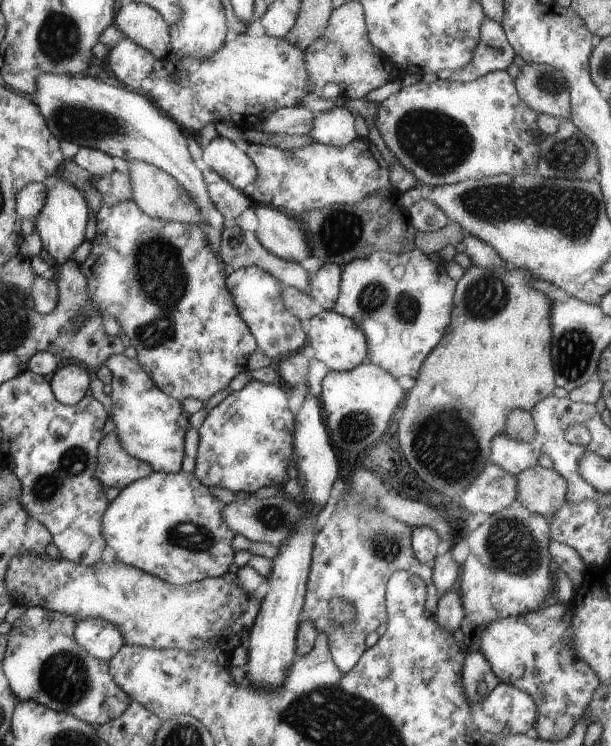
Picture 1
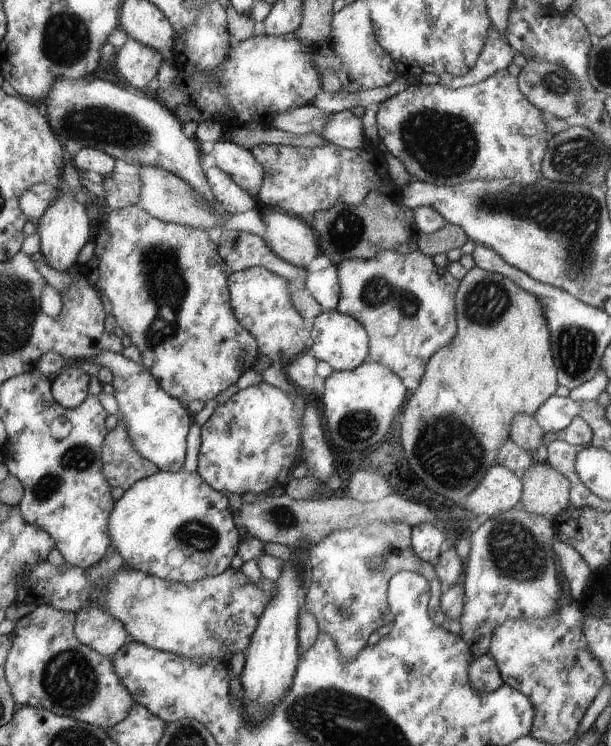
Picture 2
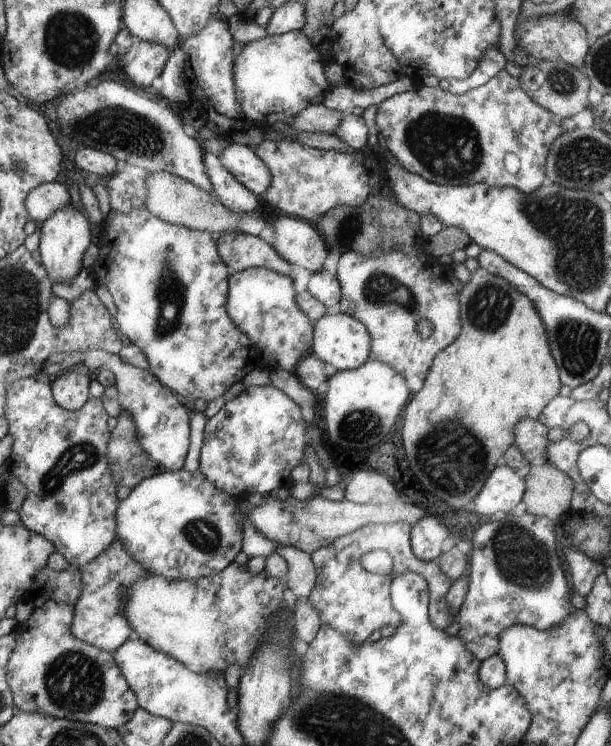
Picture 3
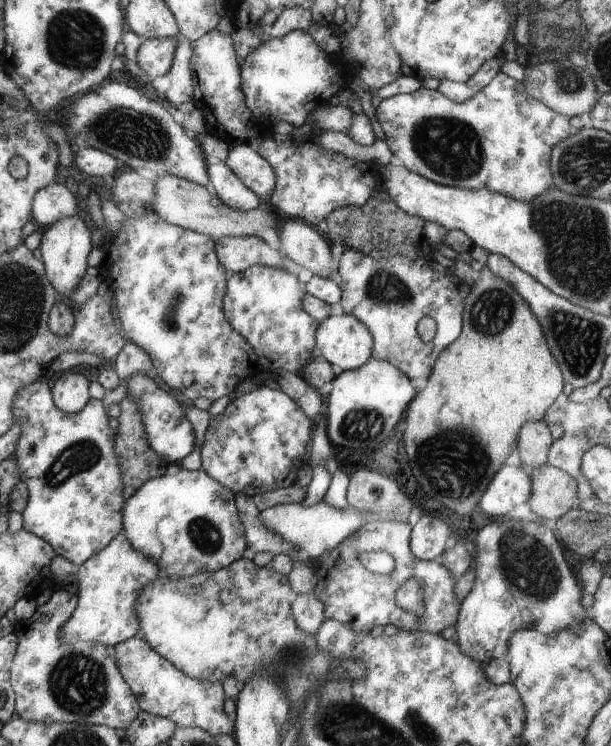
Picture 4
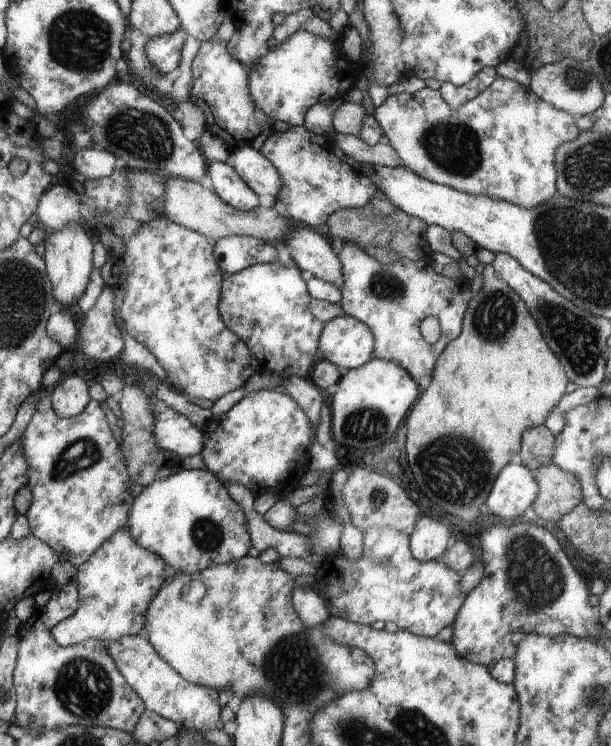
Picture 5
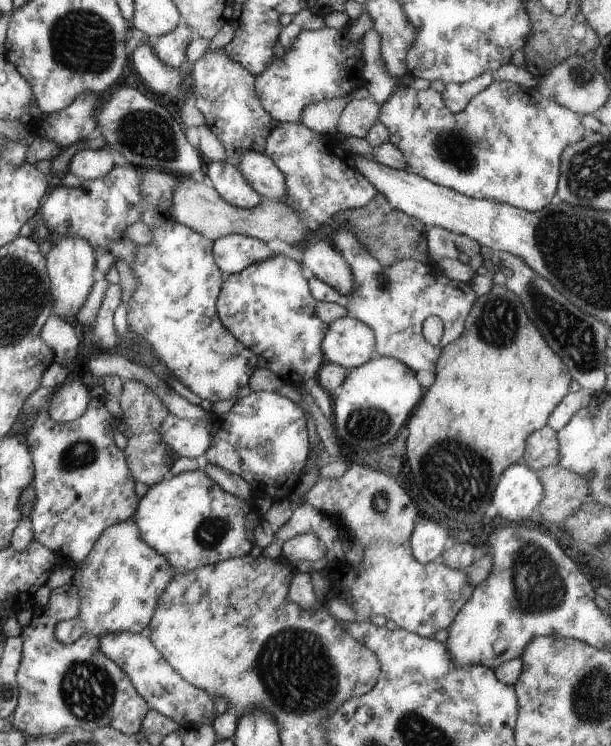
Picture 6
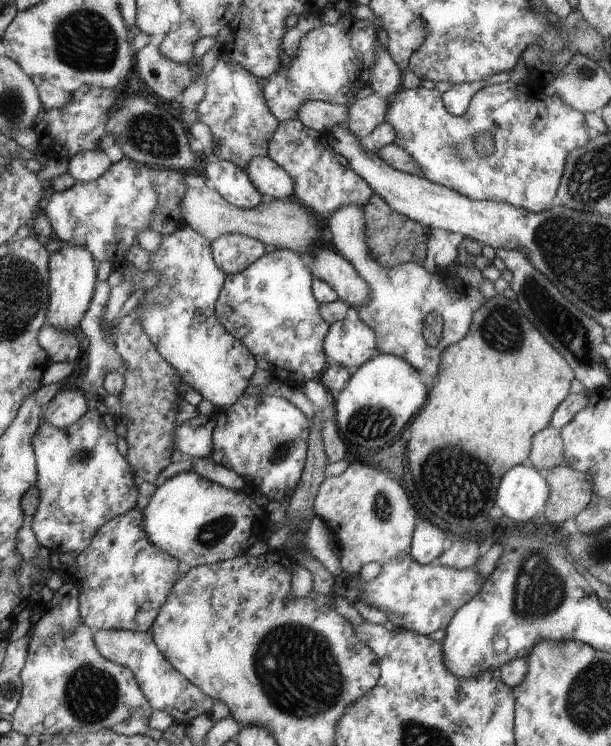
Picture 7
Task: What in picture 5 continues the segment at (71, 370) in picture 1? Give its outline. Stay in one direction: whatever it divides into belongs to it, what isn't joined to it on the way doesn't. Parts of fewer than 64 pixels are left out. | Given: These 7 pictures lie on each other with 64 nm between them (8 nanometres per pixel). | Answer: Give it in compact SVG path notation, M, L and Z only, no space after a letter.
M64 375L60 384L51 390L54 410L62 418L78 416L90 402L88 384L80 376Z

